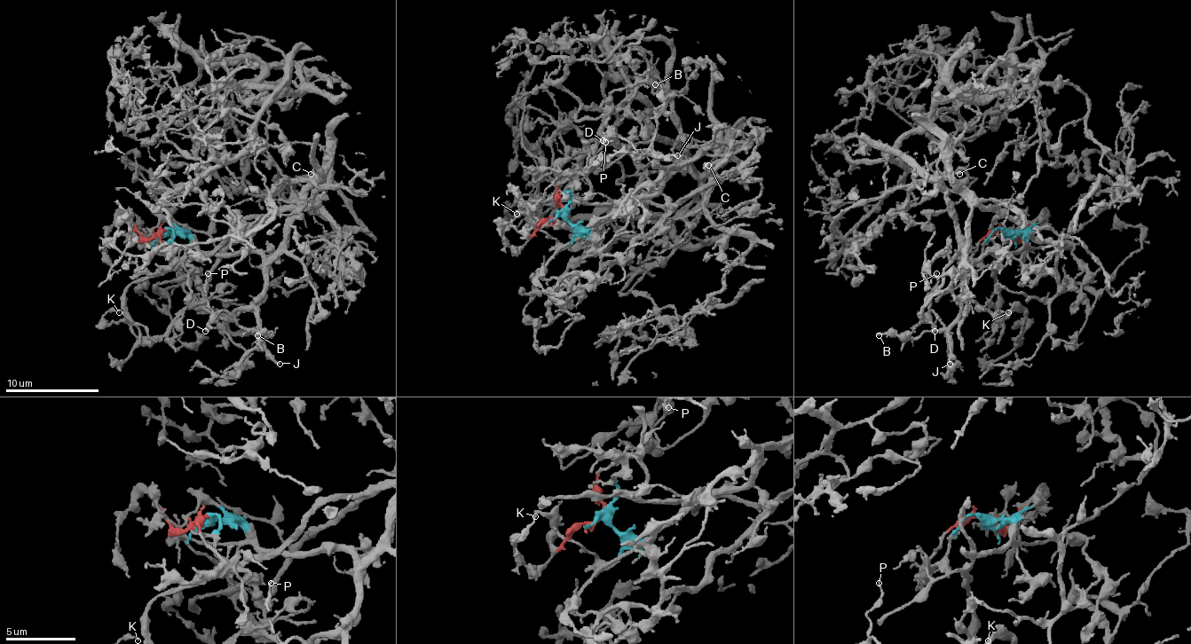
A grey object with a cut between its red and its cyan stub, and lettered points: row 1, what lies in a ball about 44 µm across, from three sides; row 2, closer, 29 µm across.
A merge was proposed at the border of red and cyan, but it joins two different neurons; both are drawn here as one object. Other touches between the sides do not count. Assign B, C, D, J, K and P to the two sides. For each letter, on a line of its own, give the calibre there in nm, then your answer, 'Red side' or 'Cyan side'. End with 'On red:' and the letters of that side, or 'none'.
B: Thickness 170 nm. Cyan side
C: Thickness 130 nm. Cyan side
D: Thickness 360 nm. Cyan side
J: Thickness 220 nm. Cyan side
K: Thickness 120 nm. Cyan side
P: Thickness 140 nm. Cyan side
On red: none

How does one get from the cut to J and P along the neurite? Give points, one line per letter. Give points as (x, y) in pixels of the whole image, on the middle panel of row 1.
J: (556, 216), (594, 228), (631, 200), (650, 198), (659, 189), (659, 153), (678, 156)
P: (556, 216), (594, 228), (624, 205), (654, 193), (661, 172), (657, 159), (622, 137), (603, 135), (605, 142)

